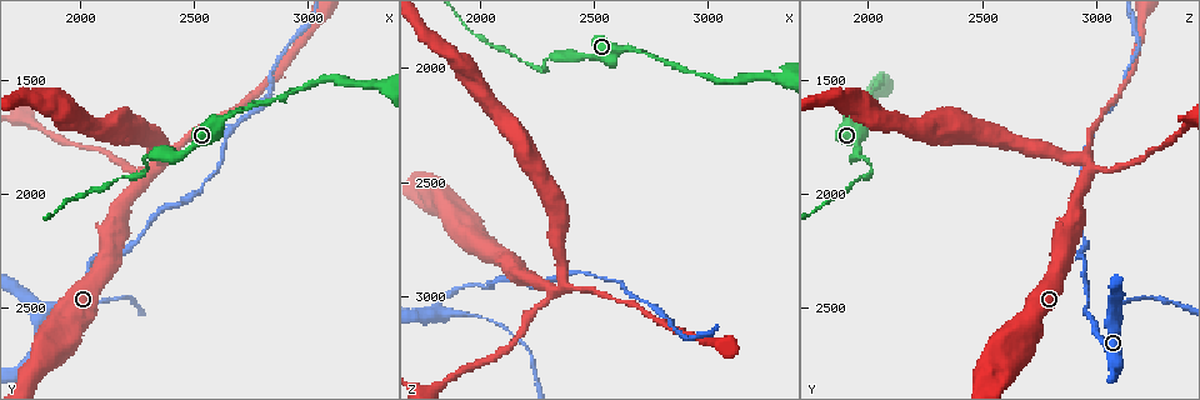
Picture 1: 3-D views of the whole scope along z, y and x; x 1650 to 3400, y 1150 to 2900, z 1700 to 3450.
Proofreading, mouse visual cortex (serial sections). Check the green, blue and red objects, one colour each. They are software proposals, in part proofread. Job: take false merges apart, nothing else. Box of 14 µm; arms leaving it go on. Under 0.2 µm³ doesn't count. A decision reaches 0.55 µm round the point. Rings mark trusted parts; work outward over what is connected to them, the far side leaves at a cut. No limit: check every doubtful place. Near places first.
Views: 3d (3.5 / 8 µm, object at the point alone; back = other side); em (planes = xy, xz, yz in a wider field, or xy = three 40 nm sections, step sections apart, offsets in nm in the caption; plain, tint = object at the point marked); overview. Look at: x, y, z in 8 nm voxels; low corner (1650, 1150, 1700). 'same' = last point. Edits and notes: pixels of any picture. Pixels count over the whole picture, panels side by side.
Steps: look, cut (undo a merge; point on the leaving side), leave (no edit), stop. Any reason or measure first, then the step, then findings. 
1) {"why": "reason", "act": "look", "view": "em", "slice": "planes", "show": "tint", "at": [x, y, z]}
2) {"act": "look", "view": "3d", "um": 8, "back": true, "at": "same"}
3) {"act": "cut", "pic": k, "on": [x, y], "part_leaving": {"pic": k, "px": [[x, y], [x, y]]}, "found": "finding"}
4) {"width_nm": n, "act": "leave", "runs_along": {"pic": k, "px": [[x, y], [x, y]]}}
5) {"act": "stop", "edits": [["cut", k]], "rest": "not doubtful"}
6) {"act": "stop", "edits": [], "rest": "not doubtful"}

{"why": "sharp bend", "act": "look", "view": "3d", "um": 3.5, "back": true, "at": [2040, 2300, 2950]}

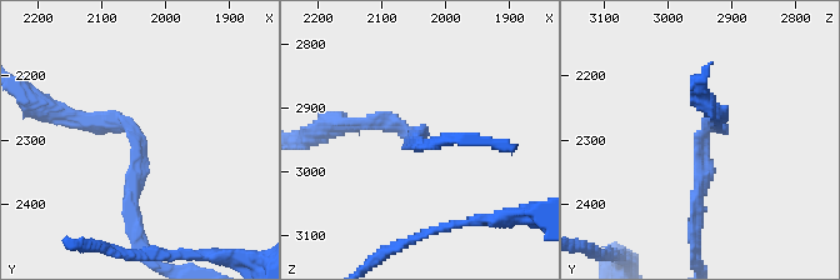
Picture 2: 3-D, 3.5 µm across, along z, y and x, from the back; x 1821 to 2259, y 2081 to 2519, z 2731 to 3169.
{"why": "shape alone is not enough", "act": "look", "view": "em", "slice": "xy", "step": 5, "show": "tint", "at": [2045, 2295, 2945]}

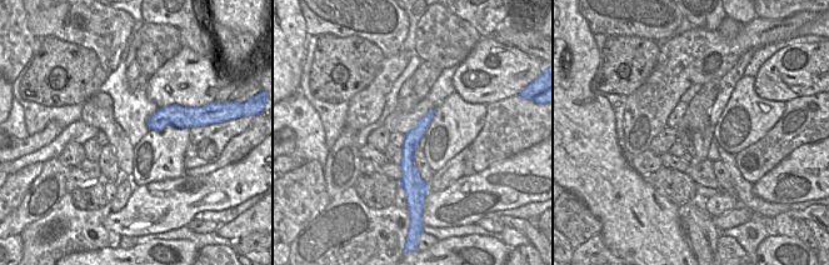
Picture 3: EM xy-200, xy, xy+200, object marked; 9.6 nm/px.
{"arm_widths_nm": [150, 200], "act": "leave", "found": "continuous, no second cell"}

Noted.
{"act": "look", "view": "3d", "um": 3.5, "at": [2370, 1840, 2960]}

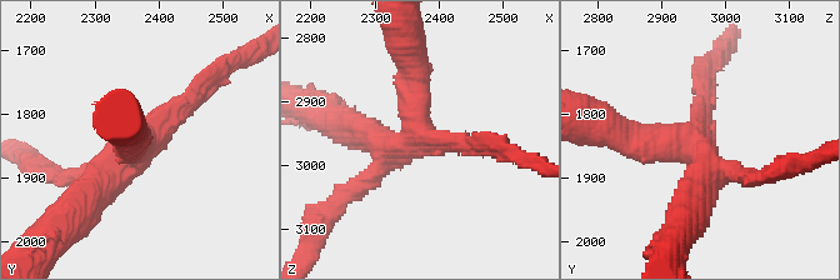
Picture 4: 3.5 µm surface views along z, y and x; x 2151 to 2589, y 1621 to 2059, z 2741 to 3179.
{"arms": 4, "arm_widths_nm": [250, 250, 400, 400], "act": "look", "view": "em", "slice": "xy", "step": 5, "show": "tint", "at": [2365, 1850, 2950]}

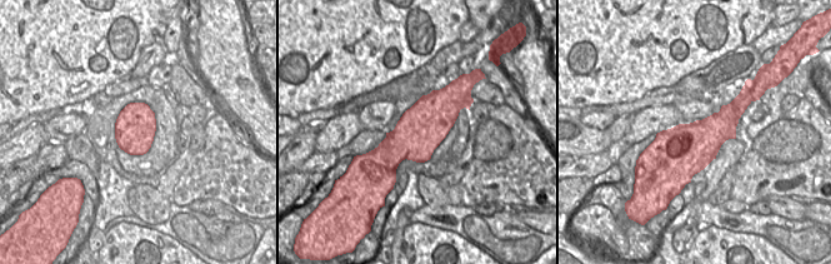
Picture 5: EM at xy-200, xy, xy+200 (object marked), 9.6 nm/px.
{"act": "leave", "runs_along": {"pic": 4, "px": [[691, 206], [695, 145], [615, 130]]}, "found": "continuous, no second cell"}

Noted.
{"why": "sharp bend", "act": "look", "view": "3d", "um": 3.5, "at": [2290, 1900, 2020]}

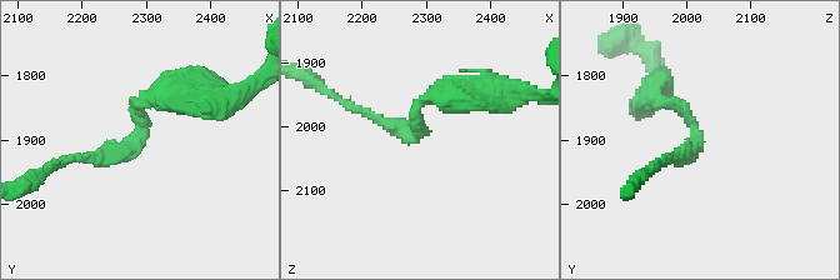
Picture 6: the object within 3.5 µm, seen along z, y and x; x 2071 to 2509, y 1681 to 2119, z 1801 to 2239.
{"arm_widths_nm": [150, 200], "why": "shape alone is not enough", "act": "look", "view": "em", "slice": "xy", "step": 5, "show": "tint", "at": [2285, 1890, 2015]}

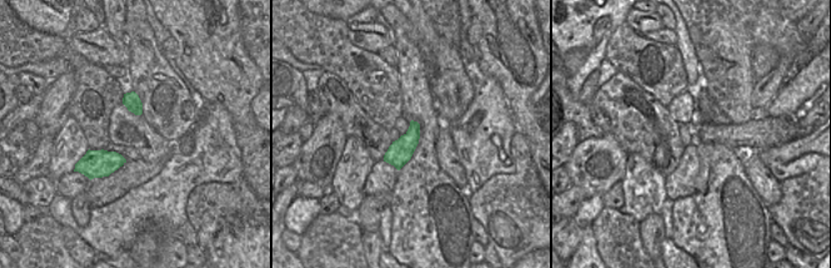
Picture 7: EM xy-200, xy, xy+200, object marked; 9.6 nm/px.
{"act": "look", "view": "em", "slice": "xy", "step": 3, "show": "tint", "at": "same"}

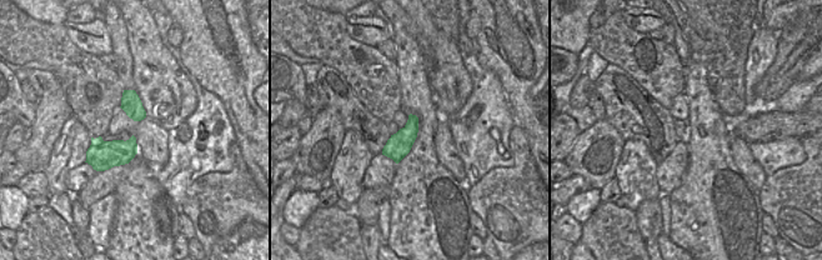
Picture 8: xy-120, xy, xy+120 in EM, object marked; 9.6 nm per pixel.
{"act": "leave", "runs_along": {"pic": 6, "px": [[445, 90], [415, 106], [419, 135], [346, 106]]}, "found": "one cell here"}

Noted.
{"act": "stop", "edits": [], "rest": "not doubtful"}

